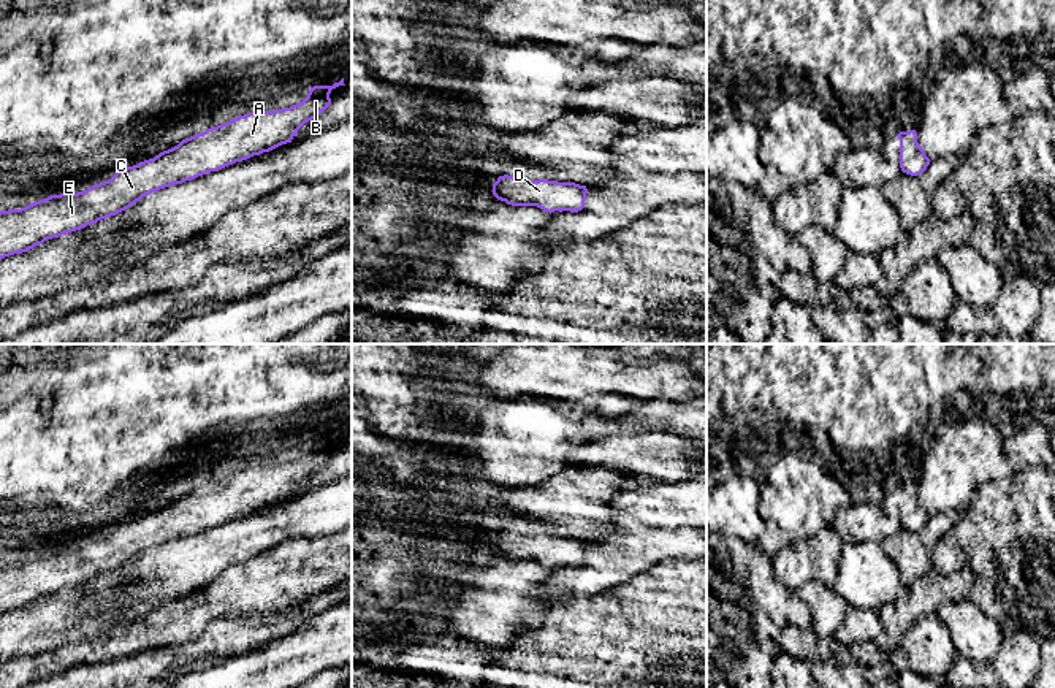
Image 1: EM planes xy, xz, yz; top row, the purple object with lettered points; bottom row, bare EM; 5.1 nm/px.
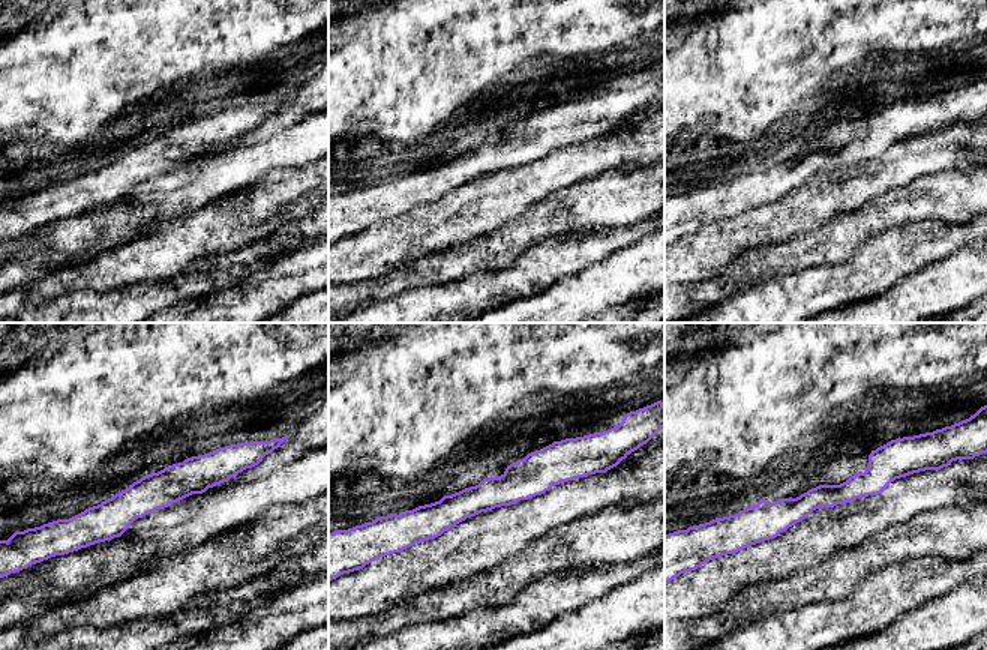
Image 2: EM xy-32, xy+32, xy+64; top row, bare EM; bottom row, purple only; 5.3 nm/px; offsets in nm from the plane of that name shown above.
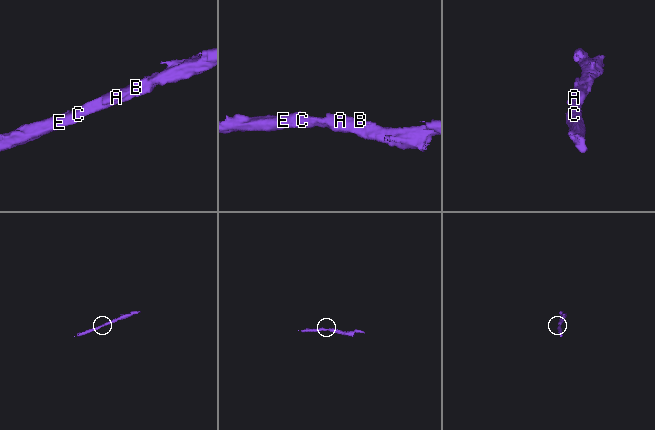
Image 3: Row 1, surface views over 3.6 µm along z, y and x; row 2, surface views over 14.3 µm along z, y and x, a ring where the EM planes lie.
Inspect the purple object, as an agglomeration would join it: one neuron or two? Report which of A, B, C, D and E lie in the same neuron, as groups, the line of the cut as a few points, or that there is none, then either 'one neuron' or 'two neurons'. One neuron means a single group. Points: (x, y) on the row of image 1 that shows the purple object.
A B C D E | no cut | one neuron

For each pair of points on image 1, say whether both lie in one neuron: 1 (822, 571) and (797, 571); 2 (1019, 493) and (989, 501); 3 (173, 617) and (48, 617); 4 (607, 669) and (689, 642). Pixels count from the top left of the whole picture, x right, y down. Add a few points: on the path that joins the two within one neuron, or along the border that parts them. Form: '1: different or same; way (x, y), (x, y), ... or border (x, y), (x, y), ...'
1: different; border (807, 546), (813, 577)
2: same; way (1011, 498), (1008, 501), (997, 501)
3: different; border (171, 600), (138, 617)
4: same; way (628, 669), (639, 669), (645, 663), (669, 653)

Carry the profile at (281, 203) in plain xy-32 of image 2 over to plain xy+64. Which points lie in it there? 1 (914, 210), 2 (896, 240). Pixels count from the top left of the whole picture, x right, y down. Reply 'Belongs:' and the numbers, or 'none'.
Belongs: 1

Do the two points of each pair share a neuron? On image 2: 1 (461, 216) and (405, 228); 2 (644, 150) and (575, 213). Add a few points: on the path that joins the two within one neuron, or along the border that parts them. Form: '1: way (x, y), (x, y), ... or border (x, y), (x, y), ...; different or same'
1: way (447, 222), (432, 228), (419, 228); same
2: border (648, 164), (608, 168), (588, 177); different

